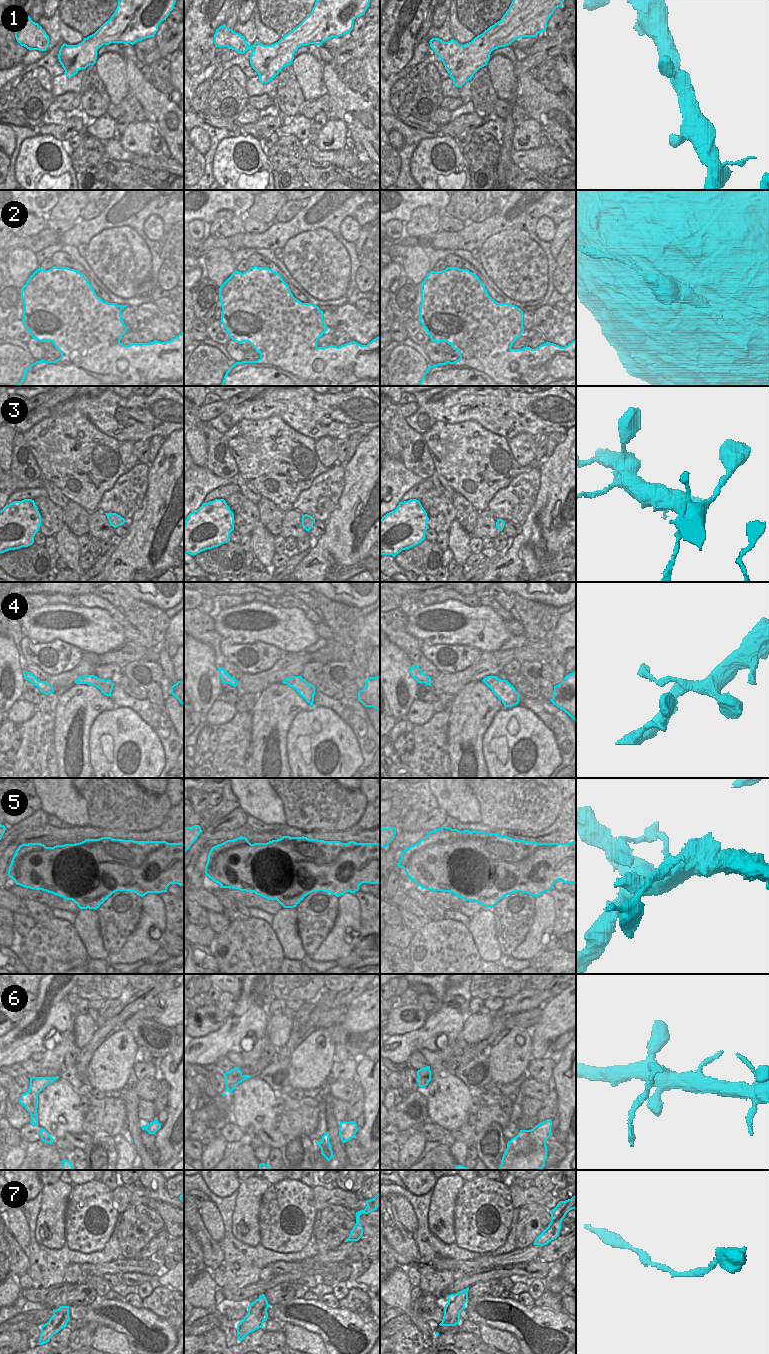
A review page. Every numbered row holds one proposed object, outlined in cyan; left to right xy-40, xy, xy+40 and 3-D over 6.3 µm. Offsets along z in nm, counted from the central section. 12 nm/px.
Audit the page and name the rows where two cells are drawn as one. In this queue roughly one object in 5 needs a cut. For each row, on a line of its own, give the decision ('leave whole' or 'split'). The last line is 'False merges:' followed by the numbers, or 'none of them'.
1: leave whole
2: split
3: leave whole
4: leave whole
5: split
6: split
7: leave whole
False merges: 2, 5, 6

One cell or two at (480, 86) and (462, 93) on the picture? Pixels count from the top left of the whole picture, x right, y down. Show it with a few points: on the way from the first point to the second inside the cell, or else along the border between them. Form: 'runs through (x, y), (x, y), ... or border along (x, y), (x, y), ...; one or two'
border along (470, 80), (471, 100); two

